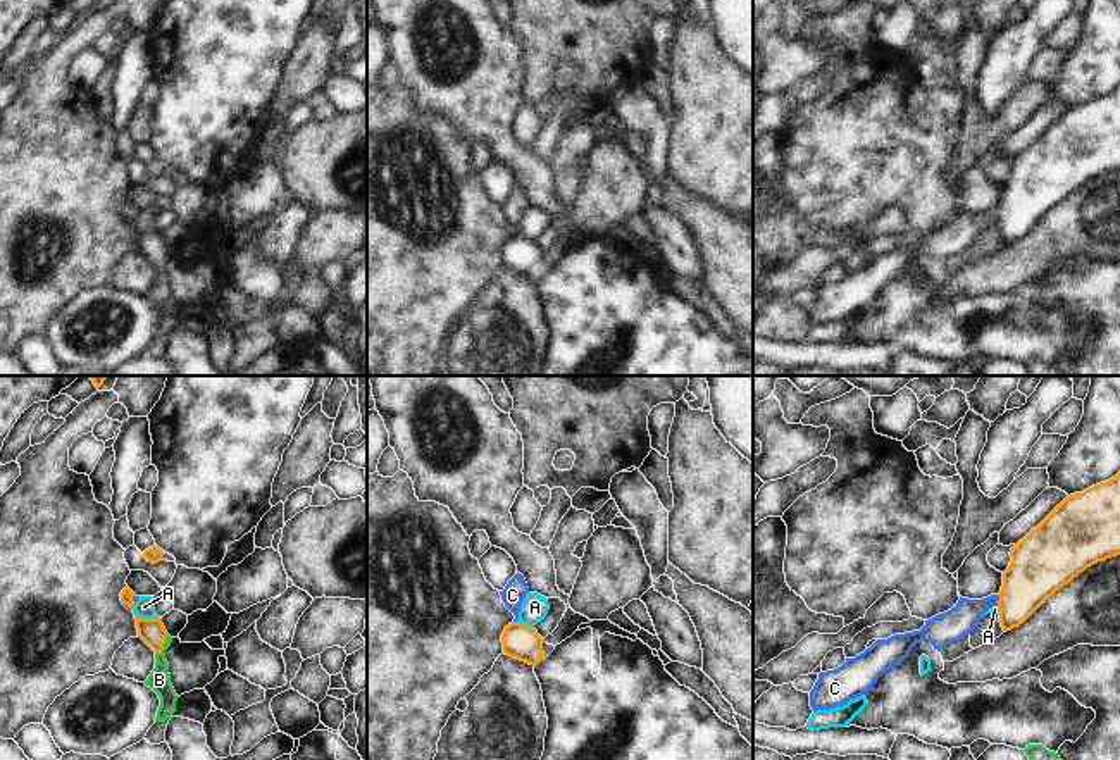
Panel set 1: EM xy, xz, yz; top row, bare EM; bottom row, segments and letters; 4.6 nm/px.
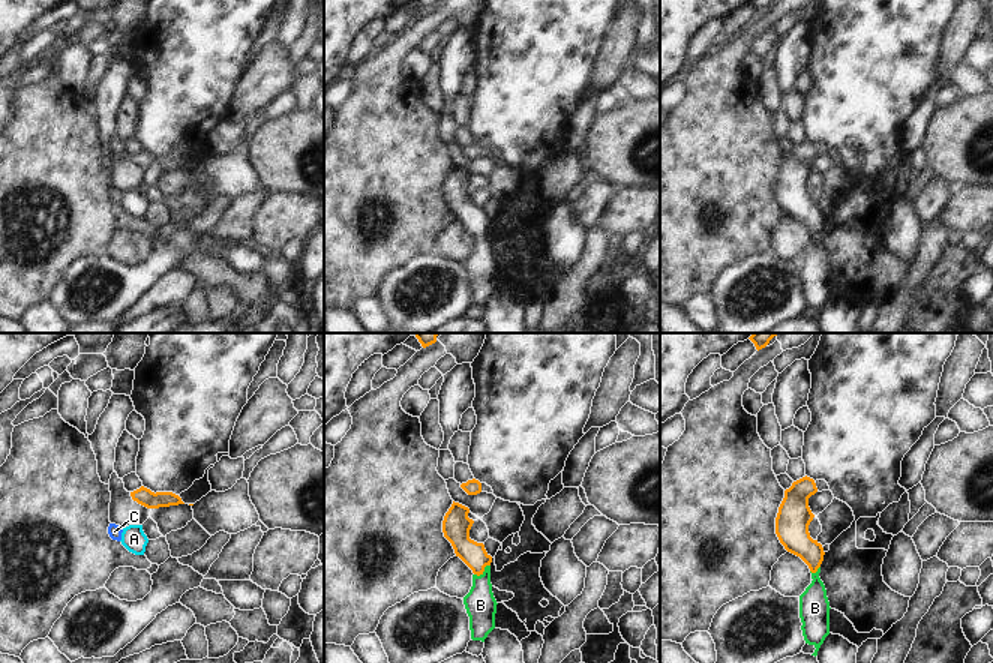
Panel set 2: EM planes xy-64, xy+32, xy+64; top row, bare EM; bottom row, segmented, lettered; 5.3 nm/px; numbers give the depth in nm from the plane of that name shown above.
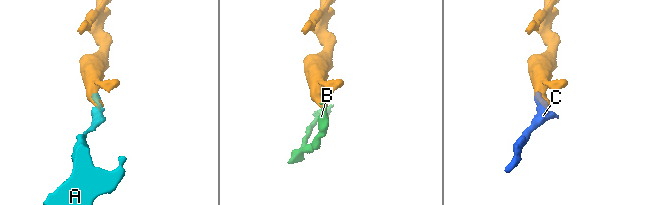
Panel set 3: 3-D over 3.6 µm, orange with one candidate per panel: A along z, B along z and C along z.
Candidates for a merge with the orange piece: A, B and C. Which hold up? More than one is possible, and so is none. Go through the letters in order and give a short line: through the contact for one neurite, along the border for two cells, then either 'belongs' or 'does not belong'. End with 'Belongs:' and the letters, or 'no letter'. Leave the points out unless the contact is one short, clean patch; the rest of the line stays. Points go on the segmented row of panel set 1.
A: line xy (133, 604), (133, 610), (138, 616), (157, 617); does not belong
B: line xy (152, 631), (162, 645), (159, 679); belongs
C: line yz (1039, 566), (998, 600), (970, 610), (962, 619); belongs
Belongs: B, C

